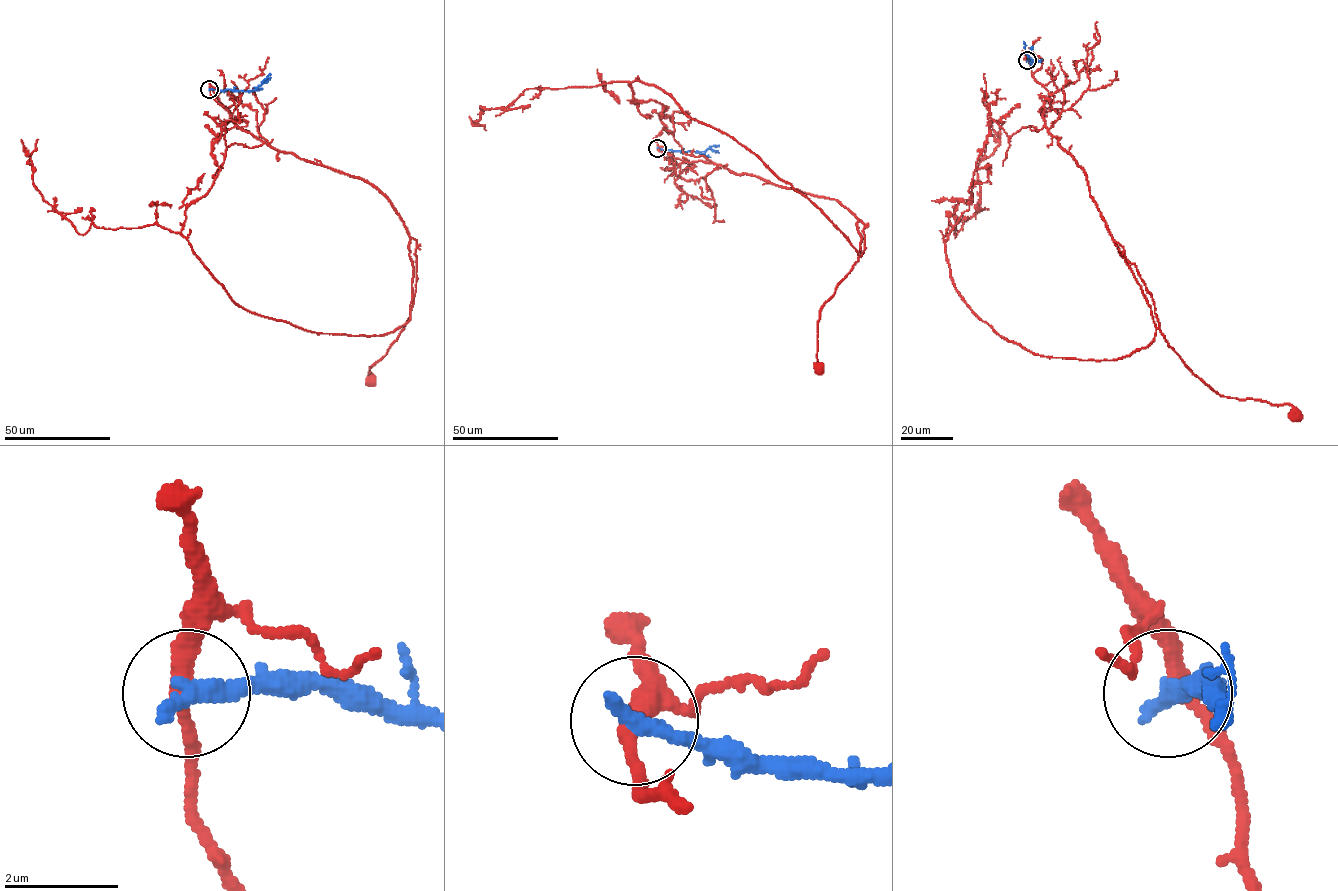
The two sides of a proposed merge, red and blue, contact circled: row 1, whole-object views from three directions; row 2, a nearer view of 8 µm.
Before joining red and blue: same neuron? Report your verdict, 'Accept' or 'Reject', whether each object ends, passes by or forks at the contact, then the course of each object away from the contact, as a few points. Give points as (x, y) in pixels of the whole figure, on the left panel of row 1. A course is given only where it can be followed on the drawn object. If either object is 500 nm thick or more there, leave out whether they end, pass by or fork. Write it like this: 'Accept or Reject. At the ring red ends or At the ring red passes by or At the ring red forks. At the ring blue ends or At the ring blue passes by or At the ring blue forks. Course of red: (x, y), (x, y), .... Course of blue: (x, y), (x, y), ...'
Reject. At the ring red passes by. At the ring blue ends. Course of red: (210, 89), (238, 127), (281, 151), (373, 184), (416, 241), (410, 316), (387, 353), (370, 367), (370, 381). Course of blue: (210, 89), (255, 90), (270, 73)

